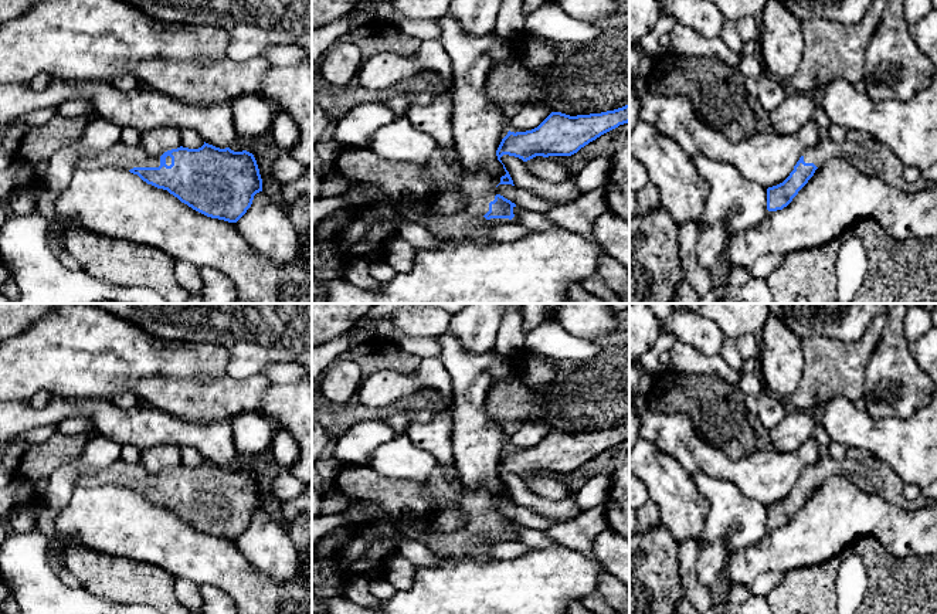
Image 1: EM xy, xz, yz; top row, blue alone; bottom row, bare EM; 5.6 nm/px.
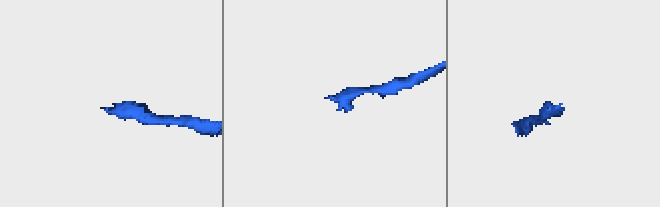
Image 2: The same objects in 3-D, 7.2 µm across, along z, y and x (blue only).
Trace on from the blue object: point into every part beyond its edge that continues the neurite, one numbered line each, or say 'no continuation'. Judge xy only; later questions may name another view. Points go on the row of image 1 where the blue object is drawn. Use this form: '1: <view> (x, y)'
1: xy (121, 155)

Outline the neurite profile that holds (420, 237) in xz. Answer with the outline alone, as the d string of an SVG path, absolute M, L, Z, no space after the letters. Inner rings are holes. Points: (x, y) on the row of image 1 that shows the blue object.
M404 224L400 227L400 234L404 240L407 240L415 248L437 248L438 247L438 241L434 238L430 230L420 224Z

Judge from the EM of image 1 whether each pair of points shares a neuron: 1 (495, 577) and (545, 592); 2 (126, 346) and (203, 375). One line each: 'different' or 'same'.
1: same
2: same

